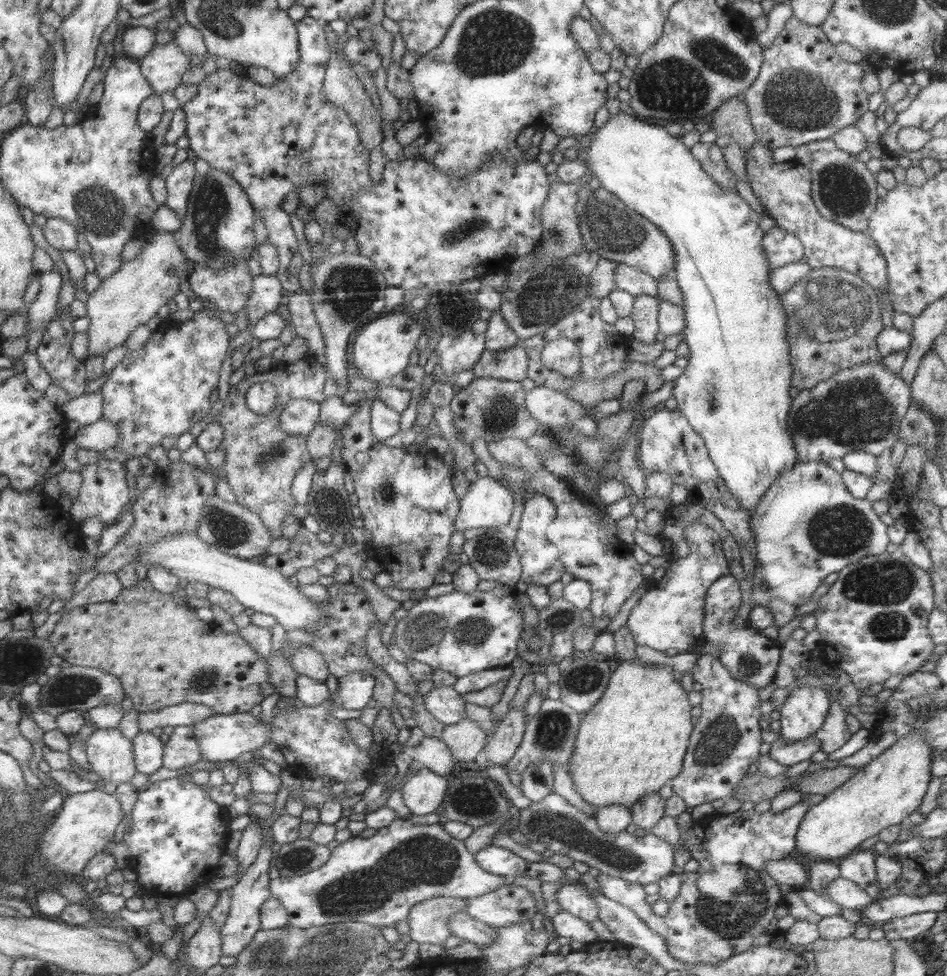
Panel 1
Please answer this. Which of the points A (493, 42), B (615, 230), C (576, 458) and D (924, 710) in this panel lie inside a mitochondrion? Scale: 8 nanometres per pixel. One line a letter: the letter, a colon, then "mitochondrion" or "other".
A: mitochondrion
B: mitochondrion
C: other
D: mitochondrion

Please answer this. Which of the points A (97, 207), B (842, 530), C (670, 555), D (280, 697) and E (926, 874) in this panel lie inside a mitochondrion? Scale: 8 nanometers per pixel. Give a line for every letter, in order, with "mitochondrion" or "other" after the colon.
A: mitochondrion
B: mitochondrion
C: other
D: other
E: other

